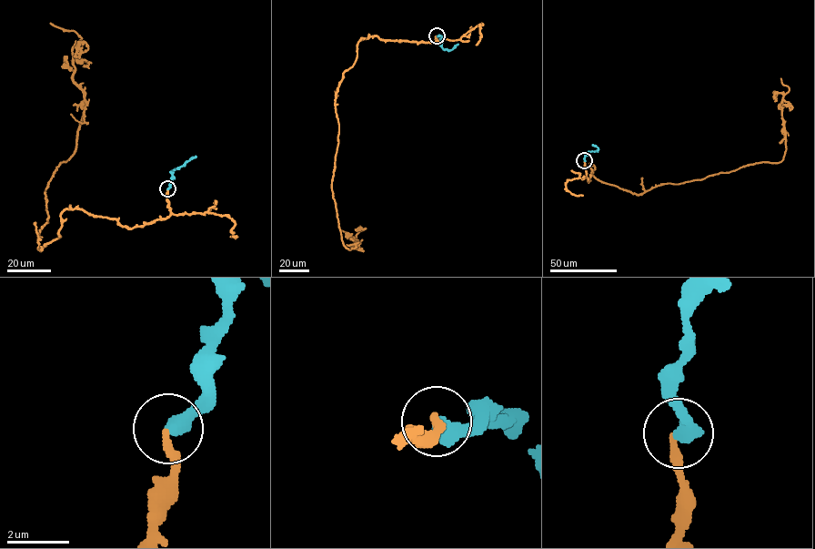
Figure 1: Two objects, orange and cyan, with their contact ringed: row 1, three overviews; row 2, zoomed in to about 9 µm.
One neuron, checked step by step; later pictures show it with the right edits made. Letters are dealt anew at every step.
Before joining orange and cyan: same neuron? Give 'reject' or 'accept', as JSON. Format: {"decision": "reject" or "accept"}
{"decision": "accept"}

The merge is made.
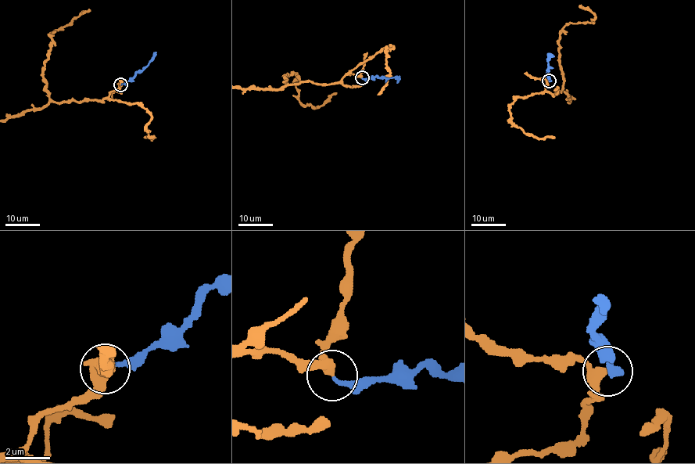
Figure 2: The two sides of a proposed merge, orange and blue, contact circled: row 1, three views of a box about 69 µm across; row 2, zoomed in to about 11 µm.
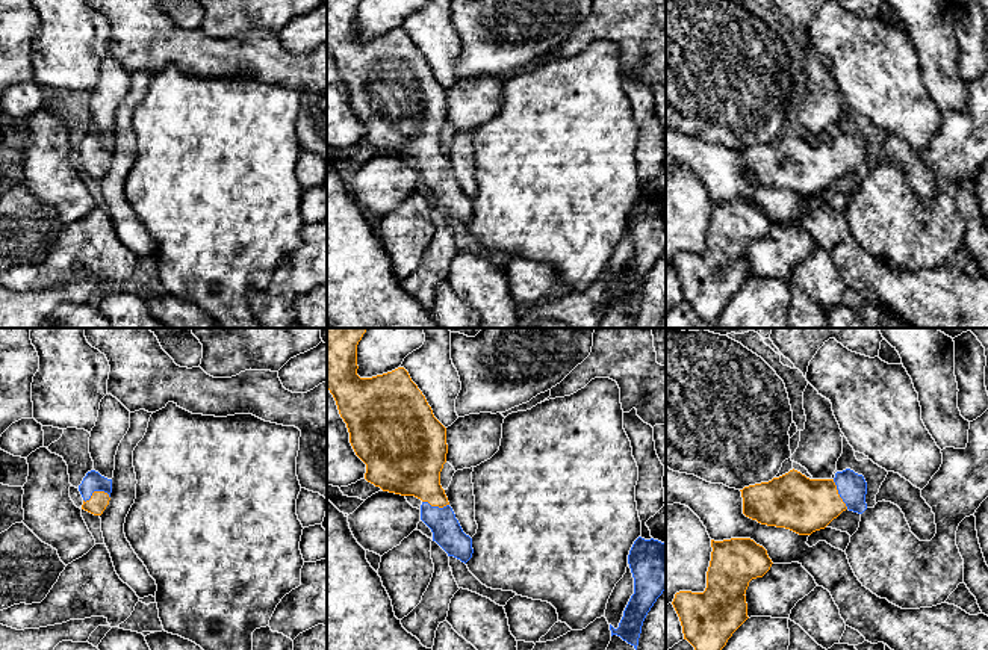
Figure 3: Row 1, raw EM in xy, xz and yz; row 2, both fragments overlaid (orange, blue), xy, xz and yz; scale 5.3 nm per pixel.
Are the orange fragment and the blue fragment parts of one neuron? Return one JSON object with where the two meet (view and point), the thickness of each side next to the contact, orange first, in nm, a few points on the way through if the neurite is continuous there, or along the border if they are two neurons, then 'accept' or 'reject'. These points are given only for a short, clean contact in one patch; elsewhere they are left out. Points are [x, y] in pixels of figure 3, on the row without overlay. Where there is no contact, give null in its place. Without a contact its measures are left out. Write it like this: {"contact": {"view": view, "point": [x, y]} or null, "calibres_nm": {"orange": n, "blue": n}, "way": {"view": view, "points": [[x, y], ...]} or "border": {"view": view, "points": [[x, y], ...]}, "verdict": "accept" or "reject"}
{"contact": {"view": "xy", "point": [96, 153]}, "calibres_nm": {"orange": 100, "blue": 100}, "way": {"view": "xy", "points": [[99, 162], [96, 153], [93, 142]]}, "verdict": "accept"}

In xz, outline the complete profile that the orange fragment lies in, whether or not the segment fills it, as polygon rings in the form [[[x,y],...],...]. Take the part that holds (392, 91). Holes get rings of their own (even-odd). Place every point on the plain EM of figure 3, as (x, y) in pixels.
[[[327,0],[327,50],[346,85],[356,116],[366,125],[365,141],[383,153],[421,160],[421,181],[431,190],[433,203],[448,218],[466,225],[474,215],[472,200],[463,193],[440,147],[448,115],[446,89],[434,79],[425,57],[404,29],[372,39],[357,36],[360,2]]]

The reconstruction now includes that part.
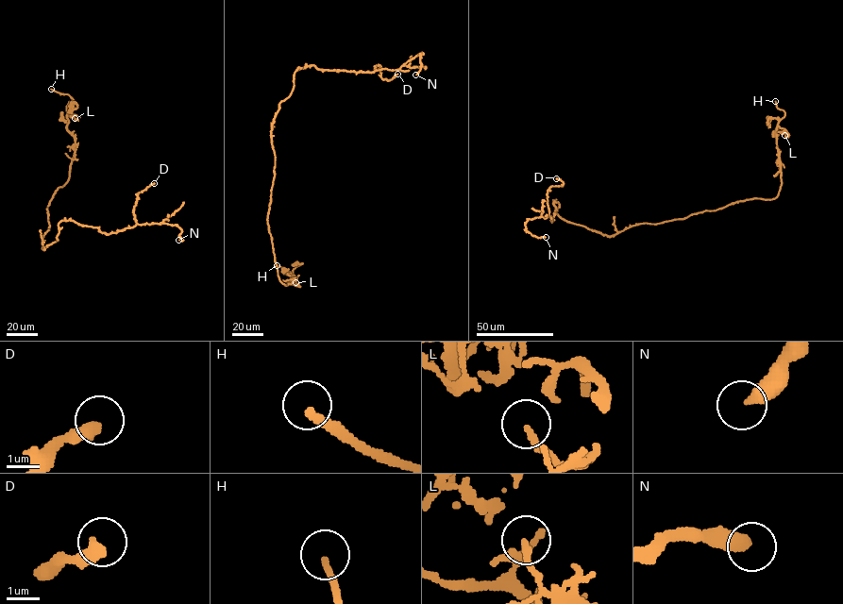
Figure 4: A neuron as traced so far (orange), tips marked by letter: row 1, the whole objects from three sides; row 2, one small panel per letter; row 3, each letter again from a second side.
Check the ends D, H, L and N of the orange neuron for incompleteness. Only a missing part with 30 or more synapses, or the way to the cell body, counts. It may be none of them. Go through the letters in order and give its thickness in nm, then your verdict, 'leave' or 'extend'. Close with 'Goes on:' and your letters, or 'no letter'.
D: 420 nm | leave
H: 220 nm | extend
L: 200 nm | leave
N: 400 nm | leave
Goes on: H

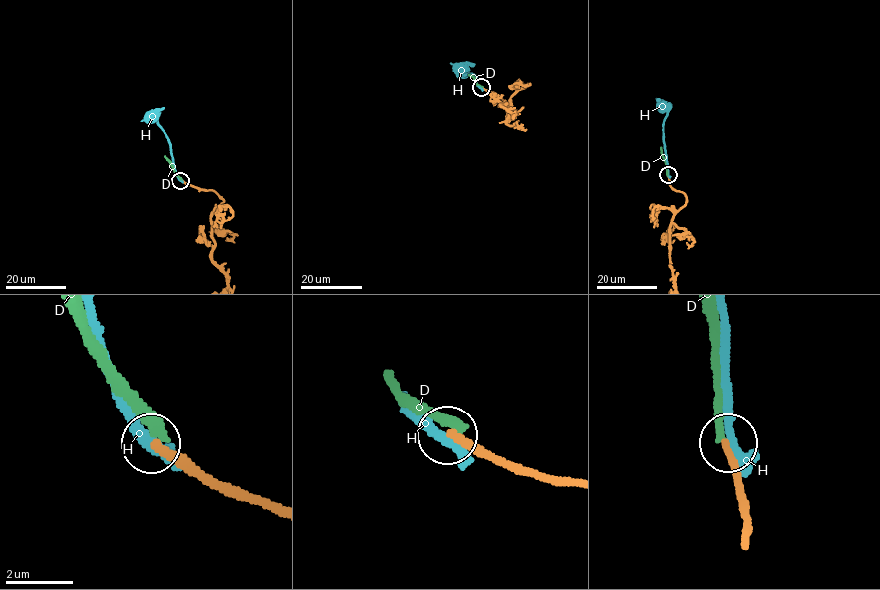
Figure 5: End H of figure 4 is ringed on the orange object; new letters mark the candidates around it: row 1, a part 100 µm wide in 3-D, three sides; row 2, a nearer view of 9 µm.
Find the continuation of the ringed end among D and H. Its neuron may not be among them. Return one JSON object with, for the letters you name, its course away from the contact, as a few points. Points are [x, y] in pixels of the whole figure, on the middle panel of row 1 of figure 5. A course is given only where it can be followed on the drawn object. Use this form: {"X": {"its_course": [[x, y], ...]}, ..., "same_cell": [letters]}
{"same_cell": []}

